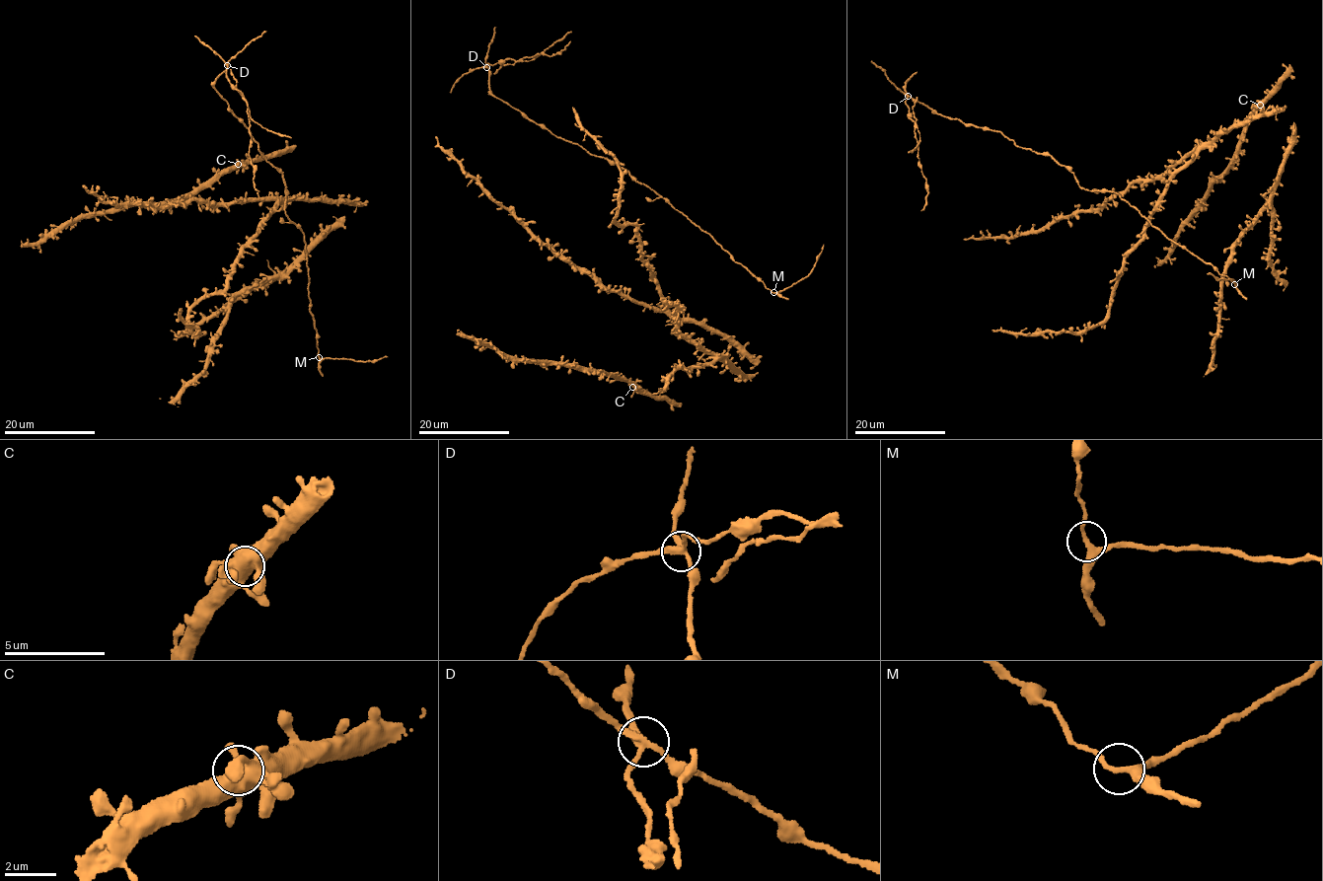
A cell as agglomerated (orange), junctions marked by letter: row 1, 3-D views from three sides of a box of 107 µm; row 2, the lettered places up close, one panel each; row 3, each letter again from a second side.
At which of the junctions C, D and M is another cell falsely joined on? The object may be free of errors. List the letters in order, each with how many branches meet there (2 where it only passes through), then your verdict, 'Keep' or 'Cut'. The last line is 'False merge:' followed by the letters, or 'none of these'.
C: Branches: 4. Keep
D: Branches: 4. Cut
M: Branches: 3. Keep
False merge: D

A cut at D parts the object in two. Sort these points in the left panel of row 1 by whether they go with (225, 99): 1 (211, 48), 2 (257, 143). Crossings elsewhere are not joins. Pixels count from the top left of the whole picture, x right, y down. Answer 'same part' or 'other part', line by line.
1: other part
2: same part

